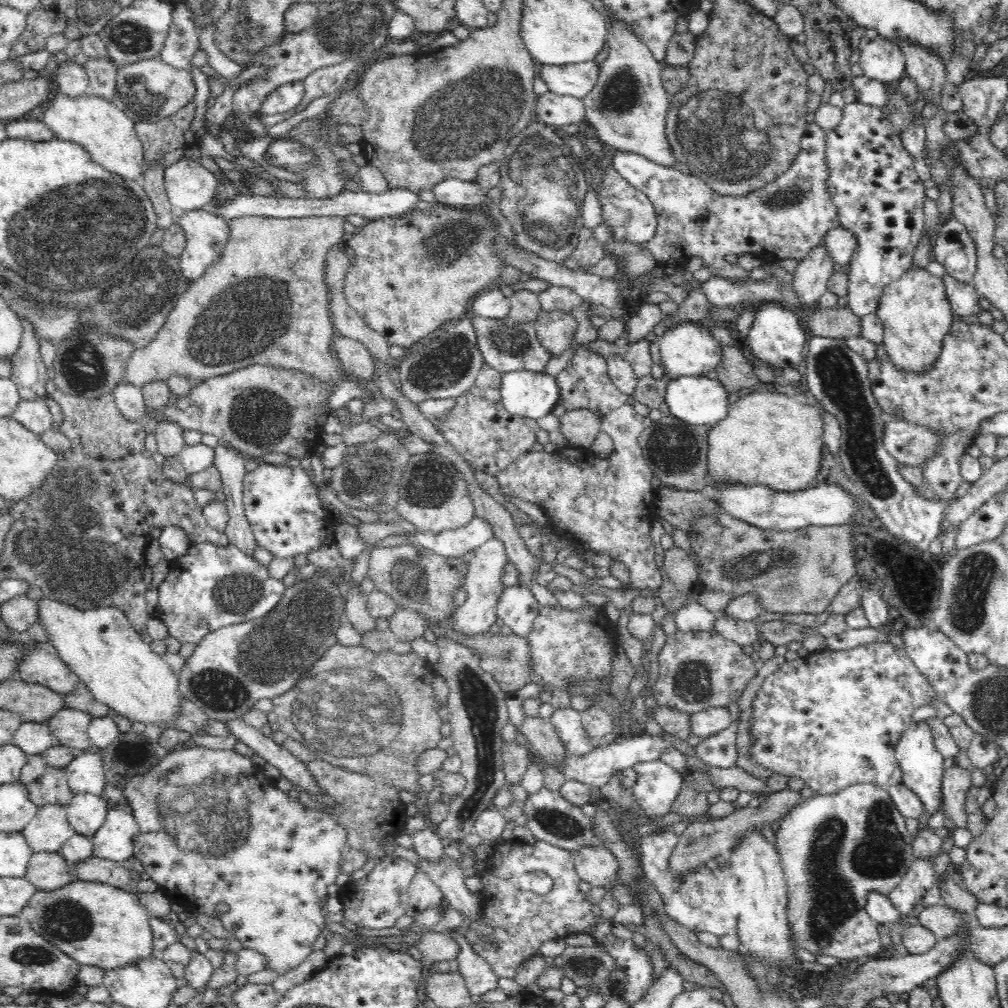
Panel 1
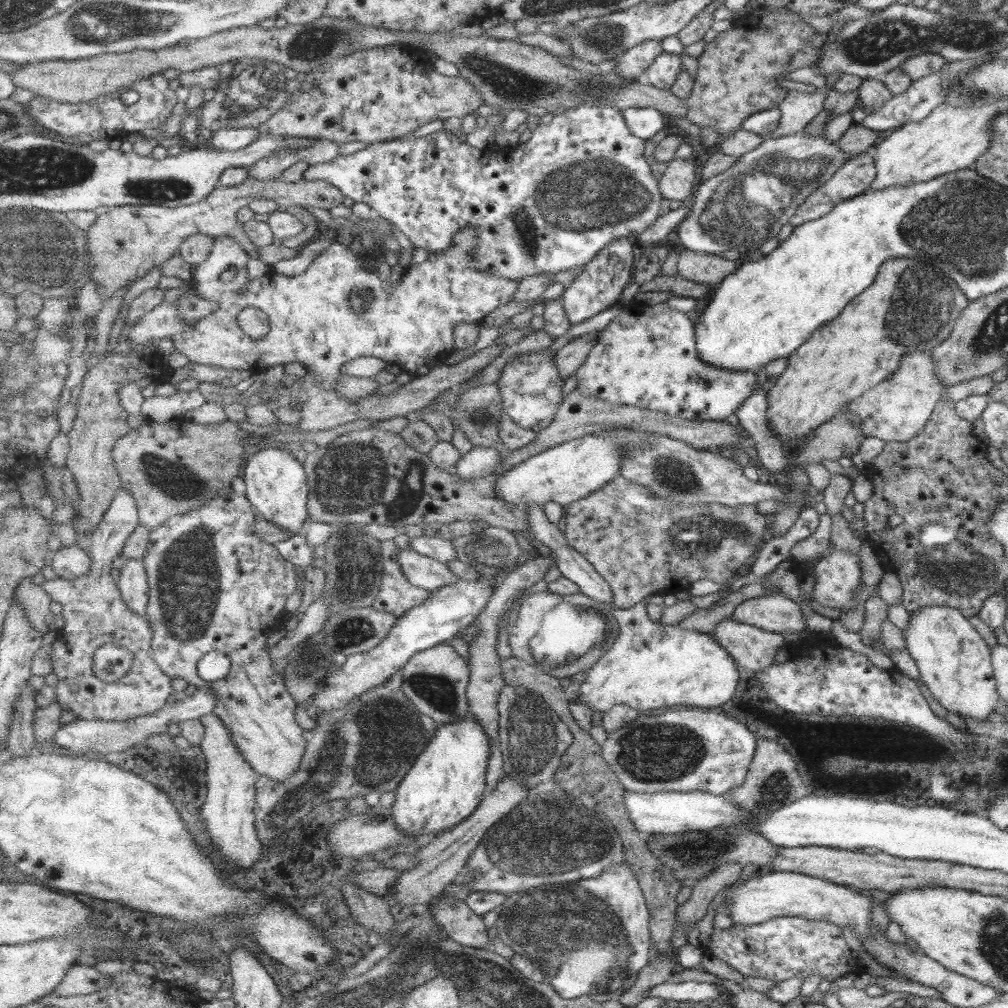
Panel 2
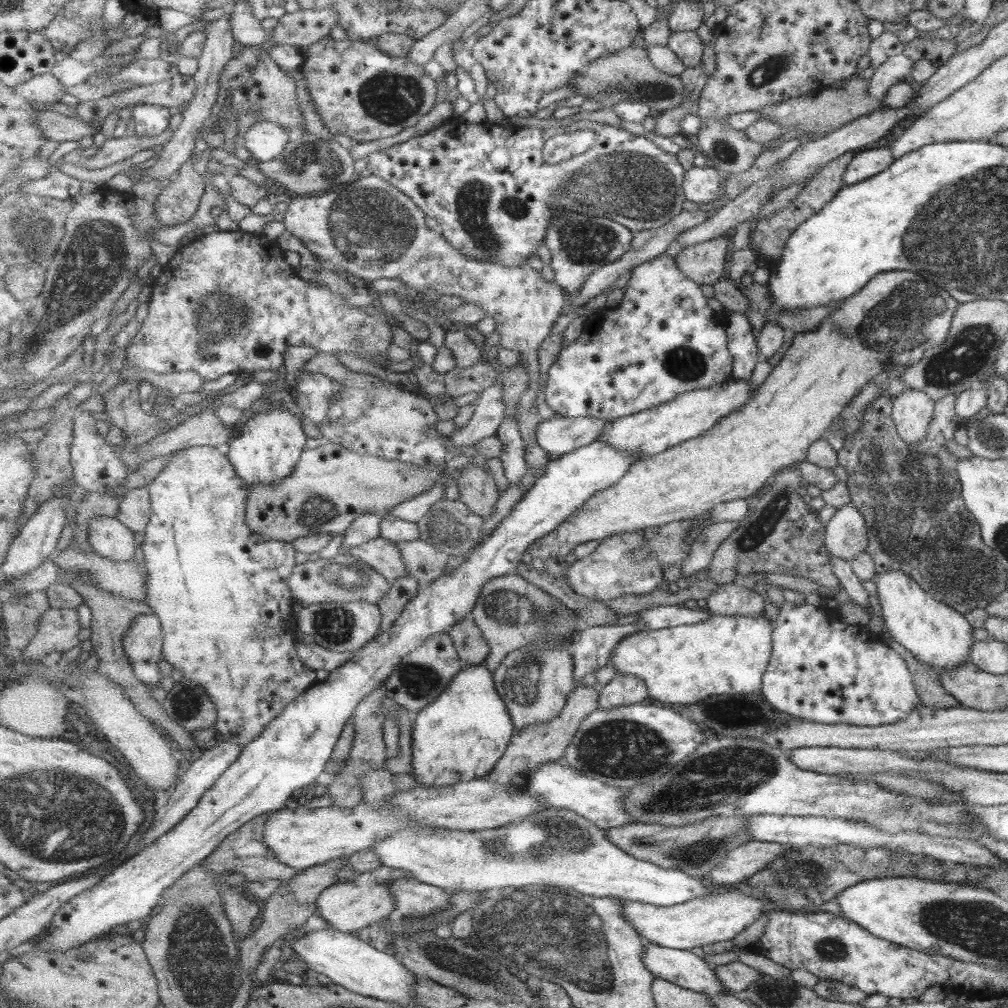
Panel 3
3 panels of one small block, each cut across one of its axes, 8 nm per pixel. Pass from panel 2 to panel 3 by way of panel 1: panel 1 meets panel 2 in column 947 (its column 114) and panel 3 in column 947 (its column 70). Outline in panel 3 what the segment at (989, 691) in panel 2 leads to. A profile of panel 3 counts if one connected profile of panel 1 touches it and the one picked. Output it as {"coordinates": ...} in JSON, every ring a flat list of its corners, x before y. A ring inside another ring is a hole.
{"coordinates":[[897,570,874,572,877,600,884,626,895,642,909,651,913,658,935,671,957,668,968,660,972,627,964,616,946,604,933,600,910,576]]}

